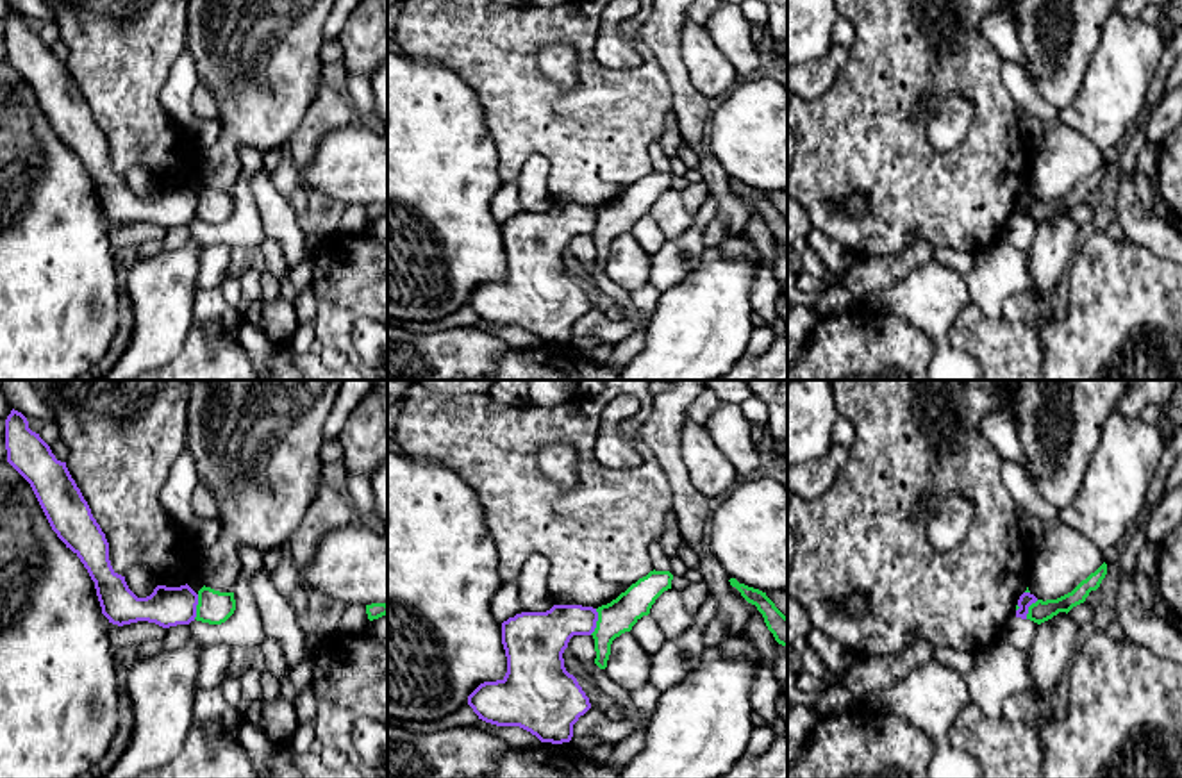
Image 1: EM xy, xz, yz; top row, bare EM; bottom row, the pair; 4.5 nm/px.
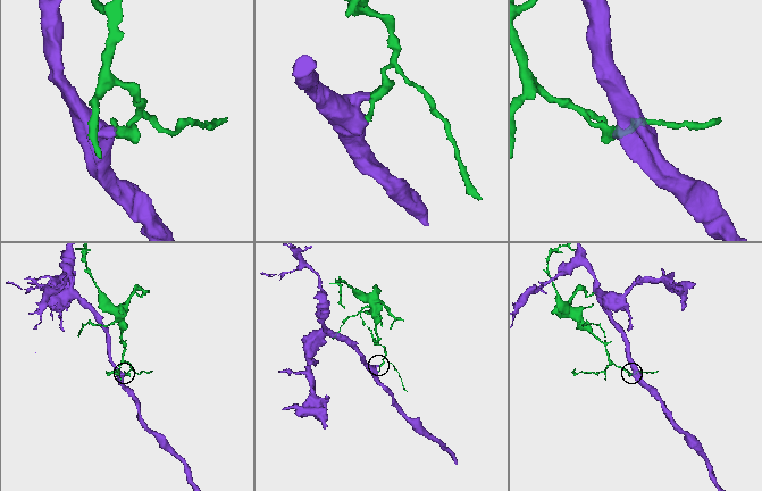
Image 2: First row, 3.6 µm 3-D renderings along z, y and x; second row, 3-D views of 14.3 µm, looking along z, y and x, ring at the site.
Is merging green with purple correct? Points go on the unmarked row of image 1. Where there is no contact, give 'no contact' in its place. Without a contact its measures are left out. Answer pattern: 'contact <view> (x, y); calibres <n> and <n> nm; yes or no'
contact xz (597, 222); calibres 150 and 220 nm; no

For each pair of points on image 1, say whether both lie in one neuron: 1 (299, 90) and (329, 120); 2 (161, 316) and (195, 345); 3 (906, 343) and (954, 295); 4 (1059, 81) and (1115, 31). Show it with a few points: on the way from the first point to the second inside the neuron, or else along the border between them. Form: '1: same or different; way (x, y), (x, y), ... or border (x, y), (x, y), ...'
1: different; border (324, 81), (290, 138)
2: different; border (195, 325), (184, 347), (170, 361)
3: different; border (882, 309), (922, 329), (938, 345)
4: different; border (1107, 18), (1079, 88)

